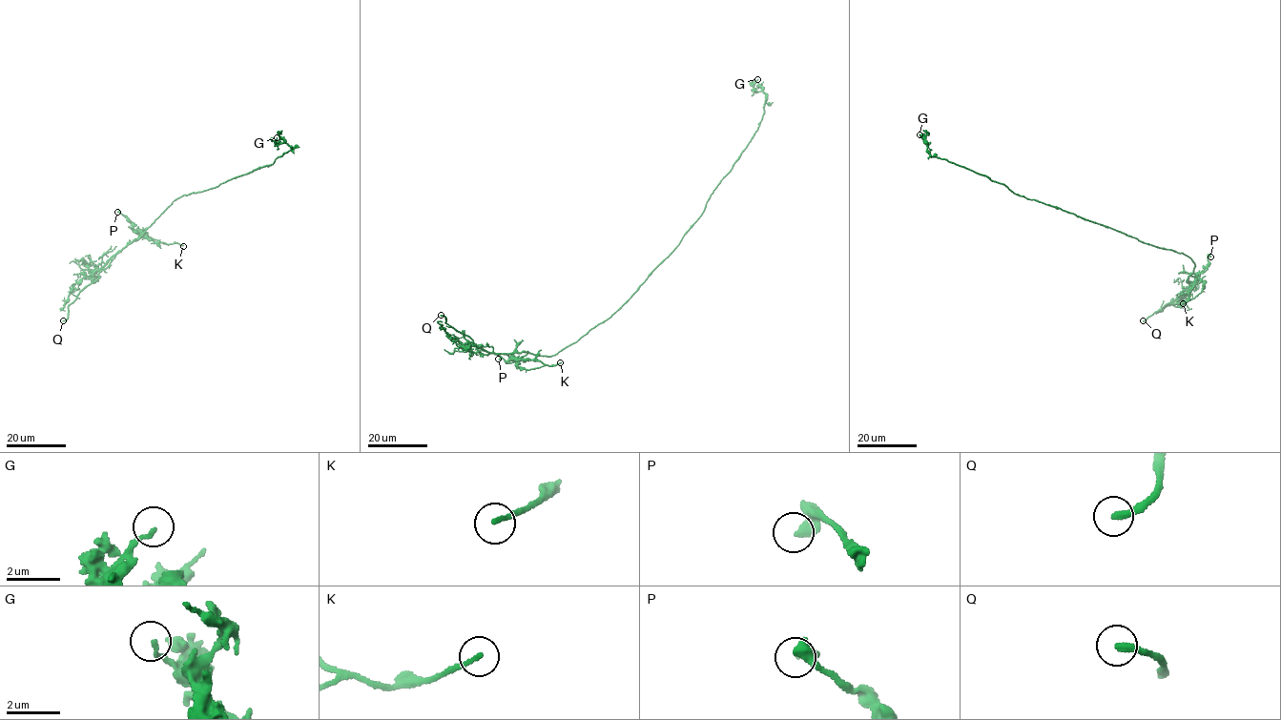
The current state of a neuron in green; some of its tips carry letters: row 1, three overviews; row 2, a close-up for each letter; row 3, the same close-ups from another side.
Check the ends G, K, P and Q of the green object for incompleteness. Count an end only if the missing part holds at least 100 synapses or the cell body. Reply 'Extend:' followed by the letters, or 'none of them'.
Extend: Q

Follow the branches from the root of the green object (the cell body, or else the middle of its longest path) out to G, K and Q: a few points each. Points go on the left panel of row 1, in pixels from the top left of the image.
G: (225, 181), (270, 165), (294, 148), (291, 150), (285, 142), (276, 142), (277, 137)
K: (225, 181), (208, 190), (179, 196), (142, 230), (148, 238), (155, 242), (183, 246)
Q: (225, 181), (173, 202), (141, 235), (108, 261), (95, 281), (69, 306), (68, 318), (63, 320)

